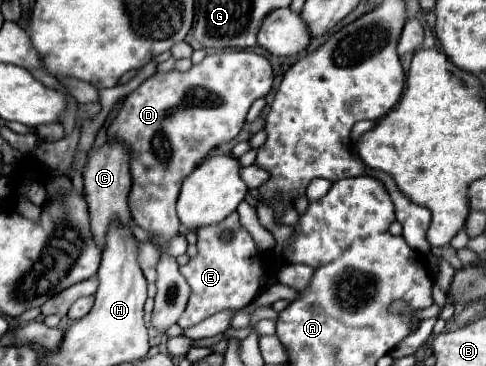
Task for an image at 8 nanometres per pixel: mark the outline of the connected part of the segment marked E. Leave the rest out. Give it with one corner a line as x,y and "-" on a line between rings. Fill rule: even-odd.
238,213
228,215
222,223
216,223
214,227
202,227
196,233
198,233
198,255
180,267
180,273
184,275
184,279
192,289
188,307
178,321
182,329
194,327
218,311
246,307
260,293
260,287
262,287
260,281
270,269
268,263
260,261
260,249
254,243
252,235
240,225
-
226,229
232,229
234,237
232,241
222,243
218,235

